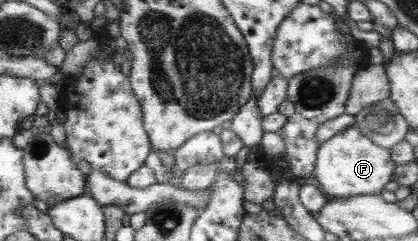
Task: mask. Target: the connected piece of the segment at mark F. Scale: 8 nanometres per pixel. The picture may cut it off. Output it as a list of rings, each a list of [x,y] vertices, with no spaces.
[[[350,125],[318,145],[312,182],[323,193],[335,198],[379,194],[383,185],[392,178],[395,165],[388,149],[375,145],[354,125]]]

